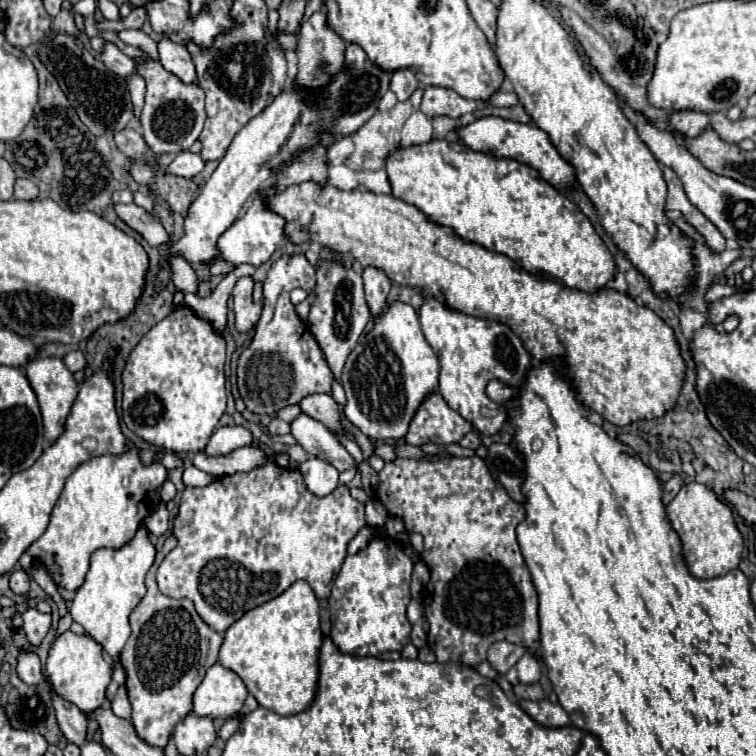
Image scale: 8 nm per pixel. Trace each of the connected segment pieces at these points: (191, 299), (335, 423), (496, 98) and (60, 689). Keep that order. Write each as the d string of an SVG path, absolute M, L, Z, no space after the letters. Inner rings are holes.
M238 265L234 267L220 283L218 287L212 291L210 297L202 299L198 295L188 293L184 297L184 305L188 309L192 309L198 317L202 317L204 321L208 321L216 333L222 333L226 327L226 317L228 317L228 299L232 293L232 287L236 285L236 281L240 277L252 277L255 273L255 267L252 265Z
M312 393L312 395L306 395L300 403L300 409L314 417L316 421L324 423L330 431L336 431L336 433L346 433L342 423L340 423L340 415L338 415L338 403L326 395L326 393Z
M496 91L488 101L486 101L486 105L494 105L494 107L512 107L512 105L516 105L518 103L518 97L510 91L510 93L506 93L506 91Z
M64 631L50 645L46 673L48 673L48 679L54 687L54 691L60 697L66 697L66 701L78 705L78 709L82 709L82 713L90 713L106 701L104 691L112 679L110 665L102 657L102 645L88 633L78 635L72 631Z

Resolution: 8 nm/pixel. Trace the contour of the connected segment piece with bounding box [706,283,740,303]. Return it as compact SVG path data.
M714 283L714 285L712 285L712 289L706 293L706 299L708 299L710 303L714 303L714 301L718 301L718 299L722 299L722 297L728 297L728 295L732 295L732 293L739 292L739 288L736 288L735 286Z

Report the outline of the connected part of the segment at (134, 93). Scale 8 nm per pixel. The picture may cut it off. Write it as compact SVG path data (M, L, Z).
M130 76L127 78L127 85L133 103L134 119L138 121L144 106L146 83L140 76Z

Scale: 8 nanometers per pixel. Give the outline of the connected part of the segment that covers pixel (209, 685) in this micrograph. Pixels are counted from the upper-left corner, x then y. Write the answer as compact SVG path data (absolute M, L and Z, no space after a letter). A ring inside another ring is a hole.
M214 663L208 667L202 683L194 691L192 713L222 719L234 717L240 713L246 695L248 691L242 679L234 671Z

